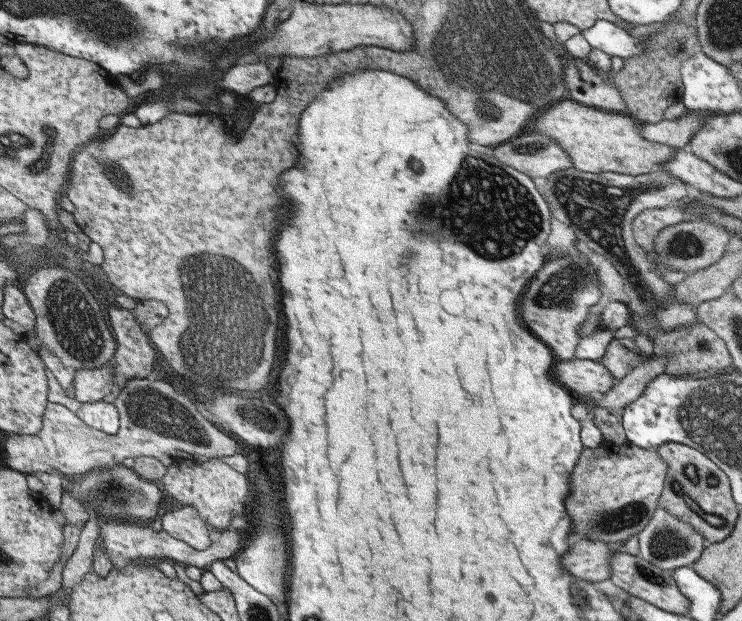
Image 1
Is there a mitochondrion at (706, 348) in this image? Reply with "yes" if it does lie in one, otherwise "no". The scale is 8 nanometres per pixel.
yes

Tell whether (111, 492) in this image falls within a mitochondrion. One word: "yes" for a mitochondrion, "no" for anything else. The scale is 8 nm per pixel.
yes

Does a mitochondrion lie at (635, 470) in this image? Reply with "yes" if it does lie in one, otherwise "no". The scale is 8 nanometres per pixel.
no

